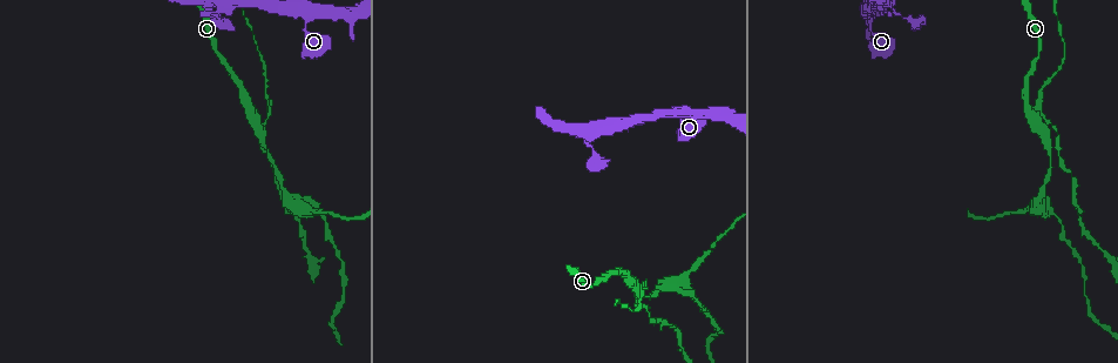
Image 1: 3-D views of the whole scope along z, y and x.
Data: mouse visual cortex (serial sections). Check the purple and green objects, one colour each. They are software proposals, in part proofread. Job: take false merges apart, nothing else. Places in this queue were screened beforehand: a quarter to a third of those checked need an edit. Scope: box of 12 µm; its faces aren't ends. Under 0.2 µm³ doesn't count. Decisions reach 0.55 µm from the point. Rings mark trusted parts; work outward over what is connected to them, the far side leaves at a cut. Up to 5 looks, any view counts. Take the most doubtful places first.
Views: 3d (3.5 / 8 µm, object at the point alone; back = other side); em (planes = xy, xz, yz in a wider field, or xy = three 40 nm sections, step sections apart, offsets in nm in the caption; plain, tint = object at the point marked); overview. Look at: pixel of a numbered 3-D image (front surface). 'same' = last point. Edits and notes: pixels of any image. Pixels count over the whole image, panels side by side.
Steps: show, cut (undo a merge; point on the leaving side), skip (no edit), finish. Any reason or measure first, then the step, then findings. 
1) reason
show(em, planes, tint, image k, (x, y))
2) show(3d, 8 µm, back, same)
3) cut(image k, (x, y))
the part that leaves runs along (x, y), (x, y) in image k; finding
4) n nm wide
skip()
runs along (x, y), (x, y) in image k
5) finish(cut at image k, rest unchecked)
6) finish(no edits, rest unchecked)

thick turns thin
show(3d, 3.5 µm, image 1, (1049, 146))

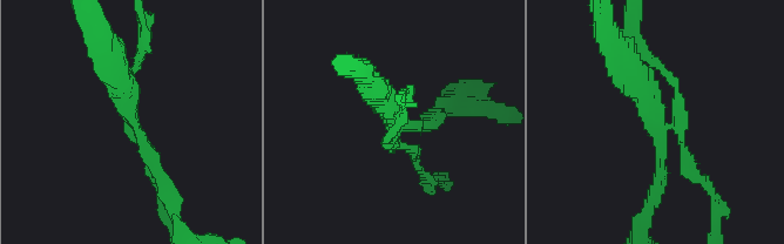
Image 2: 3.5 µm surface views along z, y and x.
cut(image 2, (632, 32))
the part that leaves runs along (673, 127), (687, 163), (714, 196), (717, 221) in image 2; a second cell is stuck on

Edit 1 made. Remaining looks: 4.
show(3d, 3.5 µm, image 1, (677, 285))

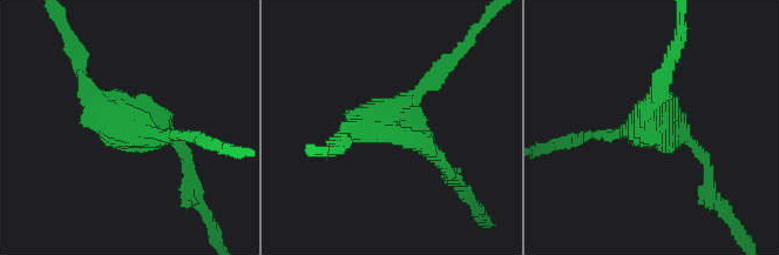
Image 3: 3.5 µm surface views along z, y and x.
now the EM
show(em, xy, step 1, tint, image 3, (386, 121))

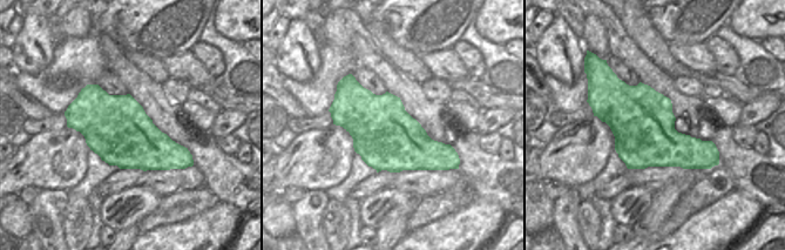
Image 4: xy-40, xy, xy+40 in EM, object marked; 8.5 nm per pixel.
skip()
runs along (78, 69), (124, 131), (183, 152) in image 3; continuous, no second cell

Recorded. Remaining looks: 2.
finish(cut at image 2, rest unchecked)

